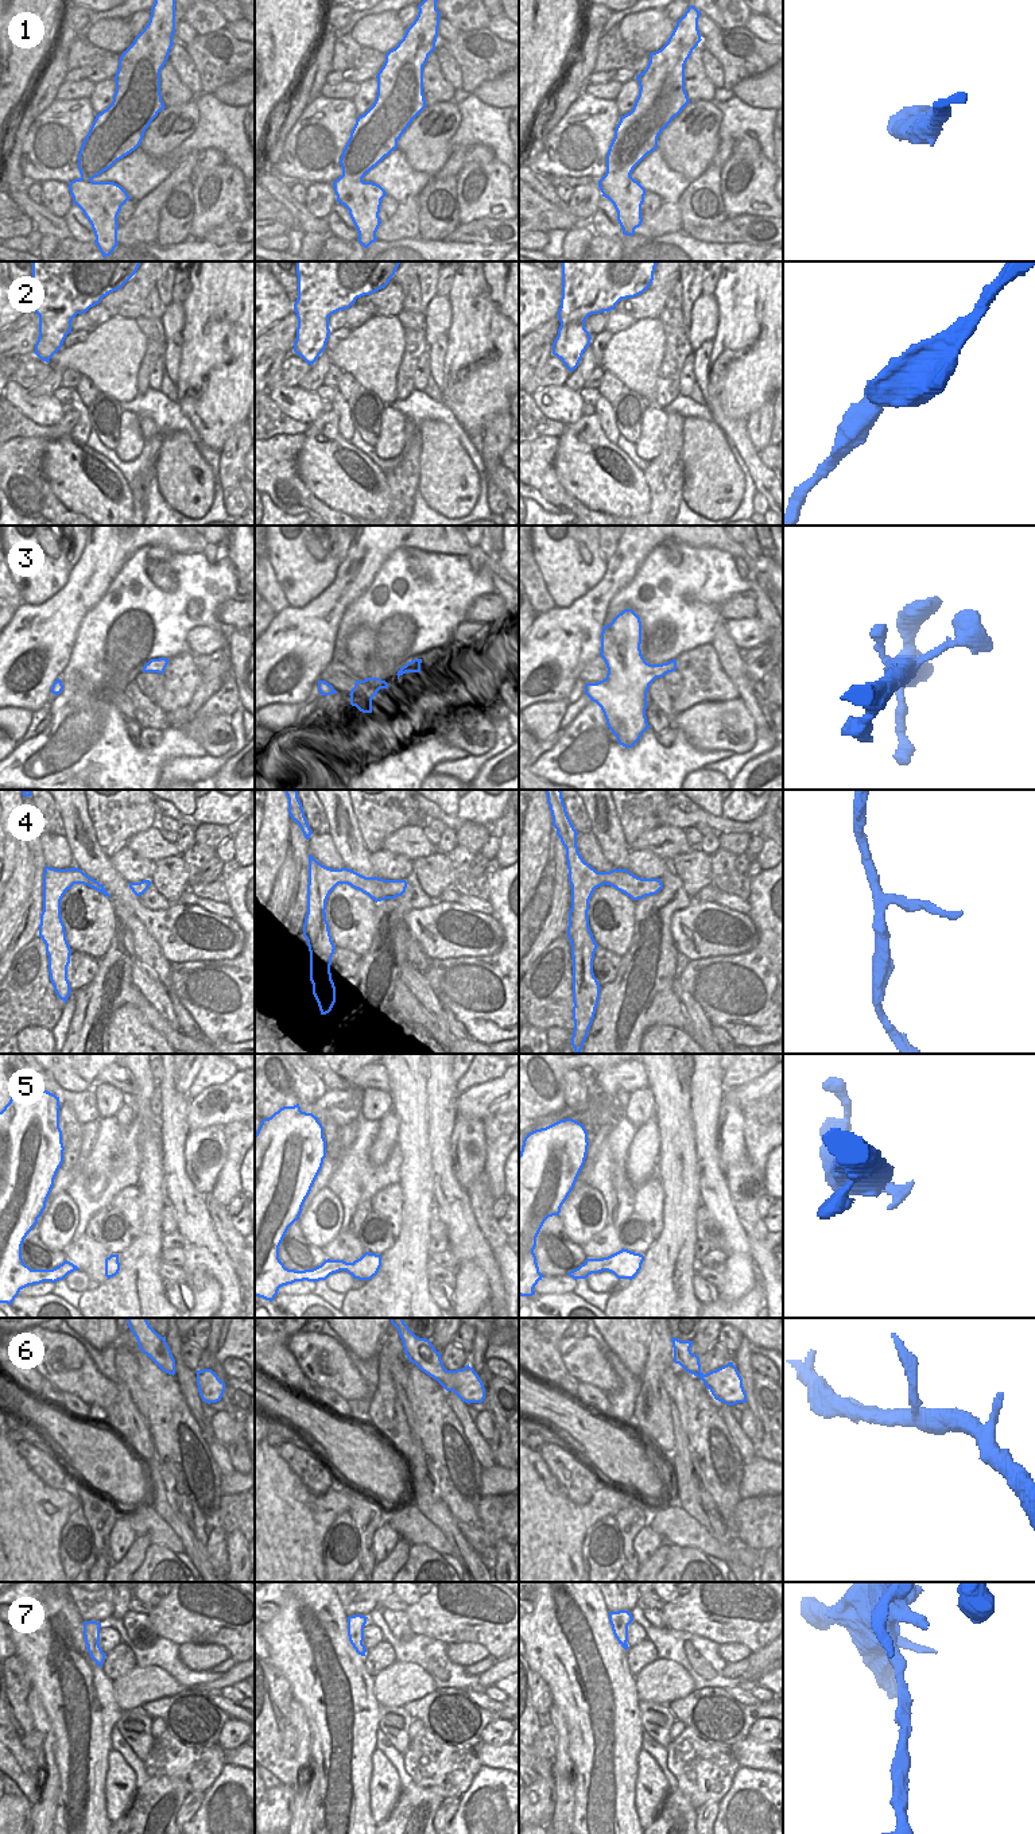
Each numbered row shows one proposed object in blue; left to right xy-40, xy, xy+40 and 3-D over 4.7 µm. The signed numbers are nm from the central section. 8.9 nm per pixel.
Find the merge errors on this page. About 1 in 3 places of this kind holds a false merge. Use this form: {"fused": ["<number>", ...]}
{"fused": ["7"]}

